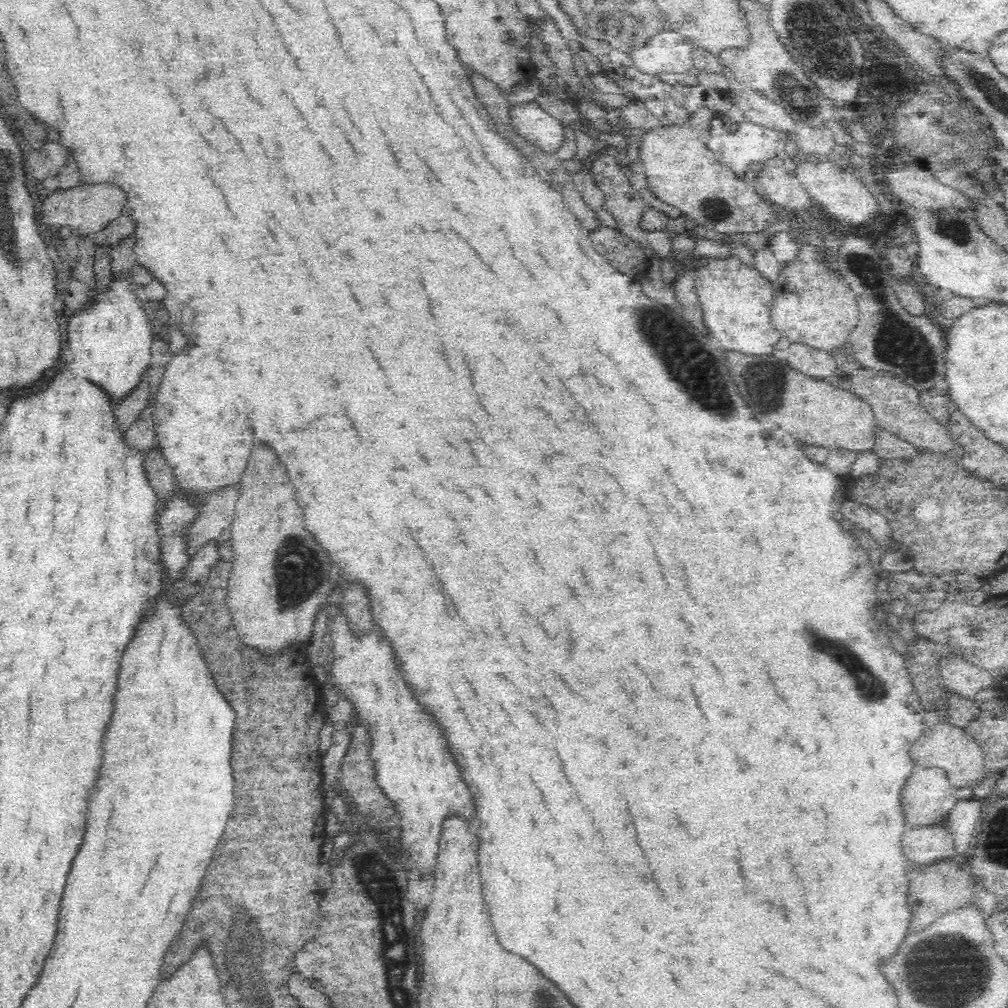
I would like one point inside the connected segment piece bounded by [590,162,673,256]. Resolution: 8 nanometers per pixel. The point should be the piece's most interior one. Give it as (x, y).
(625, 203)

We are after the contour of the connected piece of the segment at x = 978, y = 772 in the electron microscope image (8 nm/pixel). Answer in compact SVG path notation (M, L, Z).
M940 722L930 727L925 727L922 736L910 750L910 758L920 768L940 768L948 772L948 780L952 786L958 788L973 788L976 783L984 779L985 772L982 749L972 737L966 736L964 728L954 728L946 722Z

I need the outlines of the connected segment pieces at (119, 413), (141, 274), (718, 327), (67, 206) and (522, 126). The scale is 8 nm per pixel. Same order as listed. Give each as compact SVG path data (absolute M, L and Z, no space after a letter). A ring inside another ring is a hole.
M149 375L145 376L145 380L136 387L131 395L128 395L124 402L120 402L112 408L114 422L118 422L118 430L122 432L122 436L130 430L130 426L140 418L142 411L146 408Z
M130 235L130 238L118 243L108 252L108 256L113 275L117 278L130 282L134 287L148 284L152 280L145 268L136 263L134 236Z
M730 256L711 260L696 270L695 288L710 335L715 340L718 338L726 350L738 350L752 356L772 355L780 332L774 330L769 319L774 290L760 271L751 270Z
M112 184L78 185L70 190L58 188L47 197L42 207L42 226L48 226L45 232L46 240L51 244L62 243L59 228L68 226L72 236L94 236L104 230L113 220L122 214L122 208L126 206L126 196L120 192L120 188Z
M535 100L511 107L511 126L529 143L529 150L556 154L565 140L565 122L552 116Z

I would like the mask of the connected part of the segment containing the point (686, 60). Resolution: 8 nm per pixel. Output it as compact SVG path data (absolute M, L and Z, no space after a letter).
M671 29L654 35L641 48L629 55L634 67L649 75L688 73L691 69L692 46L680 32Z

